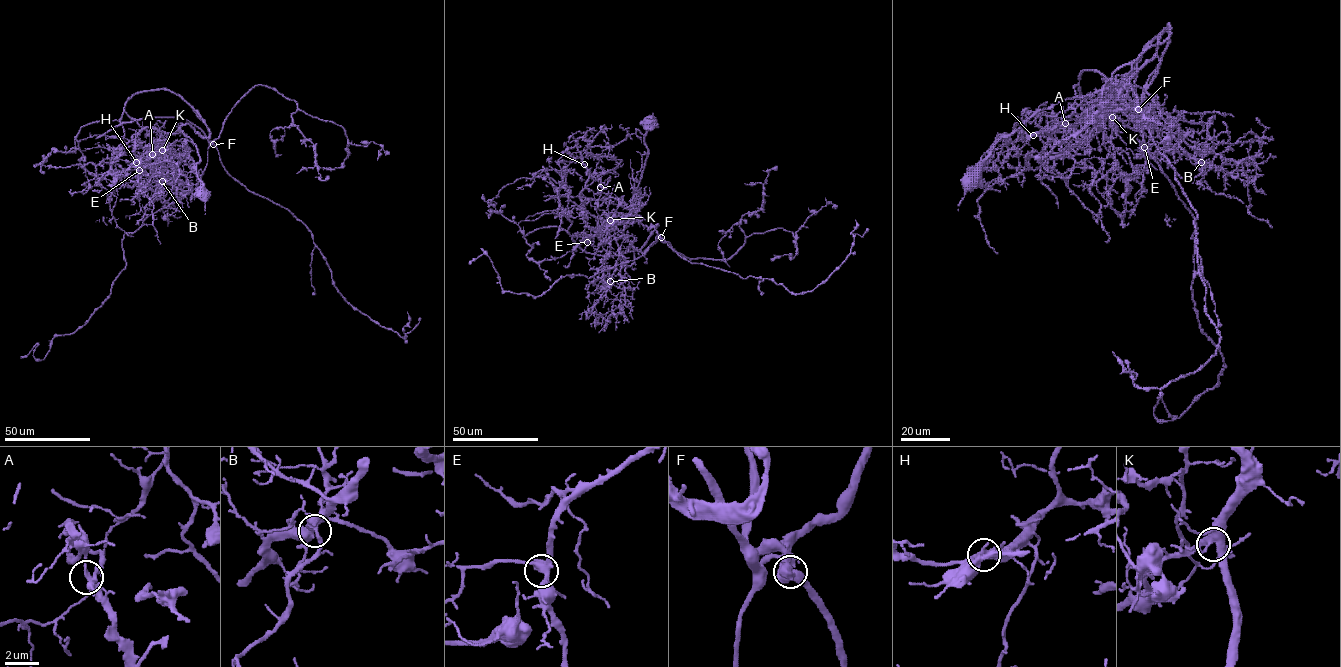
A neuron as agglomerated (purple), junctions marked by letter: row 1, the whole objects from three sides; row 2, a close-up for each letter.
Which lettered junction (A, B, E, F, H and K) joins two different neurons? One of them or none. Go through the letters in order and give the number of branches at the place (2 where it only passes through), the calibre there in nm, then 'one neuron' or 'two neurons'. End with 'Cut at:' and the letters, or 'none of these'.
A: 4 branches meet; 240 nm thick; one neuron
B: 5 branches meet; 380 nm thick; one neuron
E: 3 branches meet; 400 nm thick; one neuron
F: 6 branches meet; 550 nm thick; two neurons
H: 3 branches meet; 400 nm thick; one neuron
K: 5 branches meet; 400 nm thick; one neuron
Cut at: F

